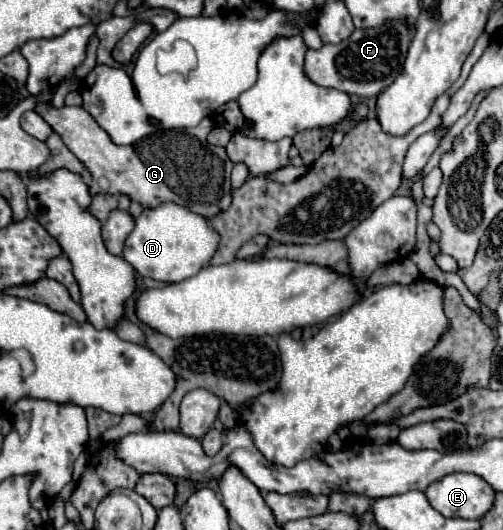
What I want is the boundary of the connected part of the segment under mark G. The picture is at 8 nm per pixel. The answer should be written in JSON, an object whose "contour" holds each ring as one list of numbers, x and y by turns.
{"contour":[[40,102,36,112,60,134,68,150,90,172,90,194,124,194,144,208,156,208,160,202,174,202,206,220,212,220,232,204,232,162,220,146,202,144,184,130,158,132,136,144,118,146,84,108,64,106,56,110,48,102]]}

